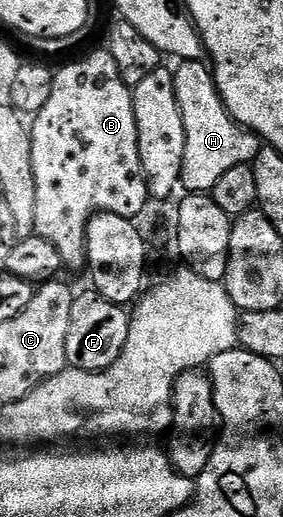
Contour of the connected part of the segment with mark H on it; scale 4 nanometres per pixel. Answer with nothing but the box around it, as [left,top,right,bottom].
[172,60,263,194]

